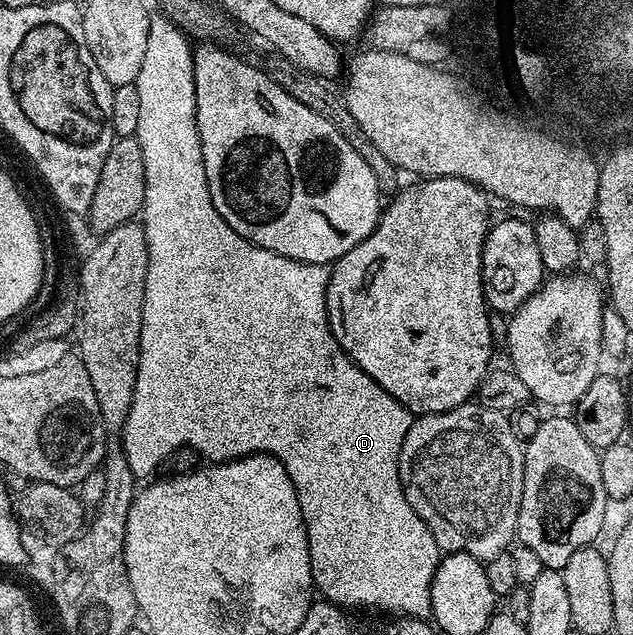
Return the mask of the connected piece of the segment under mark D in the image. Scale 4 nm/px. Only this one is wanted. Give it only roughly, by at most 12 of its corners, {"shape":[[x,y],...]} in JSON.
{"shape":[[150,19],[148,276],[120,445],[270,454],[335,606],[425,619],[409,410],[330,270],[216,212],[194,51]]}

